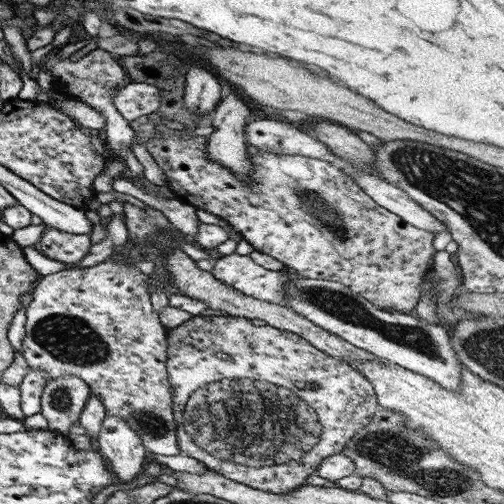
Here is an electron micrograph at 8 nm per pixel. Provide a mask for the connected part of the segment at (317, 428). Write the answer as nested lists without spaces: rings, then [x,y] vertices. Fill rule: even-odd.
[[[196,315],[188,322],[182,322],[178,328],[167,330],[166,341],[168,341],[166,370],[170,385],[172,385],[172,395],[174,395],[172,407],[174,407],[176,434],[181,453],[196,458],[205,467],[222,474],[225,478],[252,488],[270,493],[288,493],[292,489],[304,485],[305,481],[316,473],[319,463],[328,456],[342,453],[350,438],[356,434],[358,429],[362,429],[364,425],[368,424],[368,421],[380,408],[374,386],[366,380],[366,376],[362,376],[358,370],[350,366],[348,361],[332,357],[324,351],[314,348],[308,340],[304,340],[301,336],[274,328],[272,325],[255,326],[251,320],[242,316]]]

